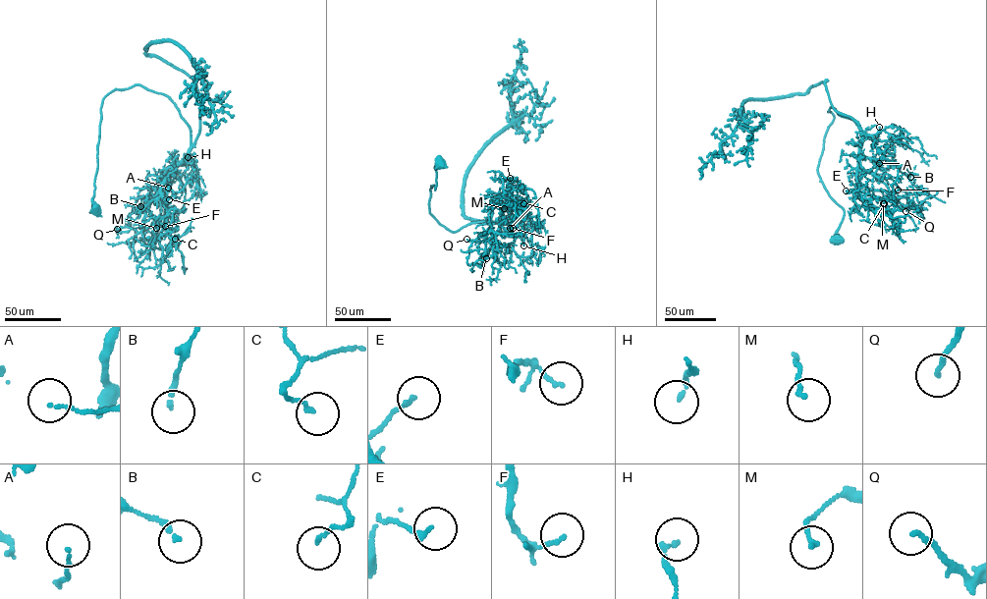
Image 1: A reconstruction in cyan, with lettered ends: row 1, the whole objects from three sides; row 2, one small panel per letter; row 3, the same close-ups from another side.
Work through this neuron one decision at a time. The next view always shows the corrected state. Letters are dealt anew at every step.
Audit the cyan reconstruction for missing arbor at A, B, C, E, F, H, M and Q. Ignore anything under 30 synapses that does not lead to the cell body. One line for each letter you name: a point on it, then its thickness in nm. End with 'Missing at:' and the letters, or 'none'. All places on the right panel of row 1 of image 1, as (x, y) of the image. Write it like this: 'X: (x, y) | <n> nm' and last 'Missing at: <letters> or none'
Missing at: none

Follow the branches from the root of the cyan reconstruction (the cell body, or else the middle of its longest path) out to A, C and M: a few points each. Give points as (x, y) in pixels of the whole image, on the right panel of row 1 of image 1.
A: (839, 239), (844, 210), (818, 171), (834, 119), (830, 106), (853, 121), (860, 135), (860, 153), (879, 163)
C: (839, 239), (844, 210), (818, 171), (834, 119), (831, 106), (860, 132), (857, 189), (893, 200), (884, 203)
M: (839, 239), (844, 210), (818, 171), (834, 119), (831, 106), (857, 126), (858, 167), (886, 186), (883, 203)

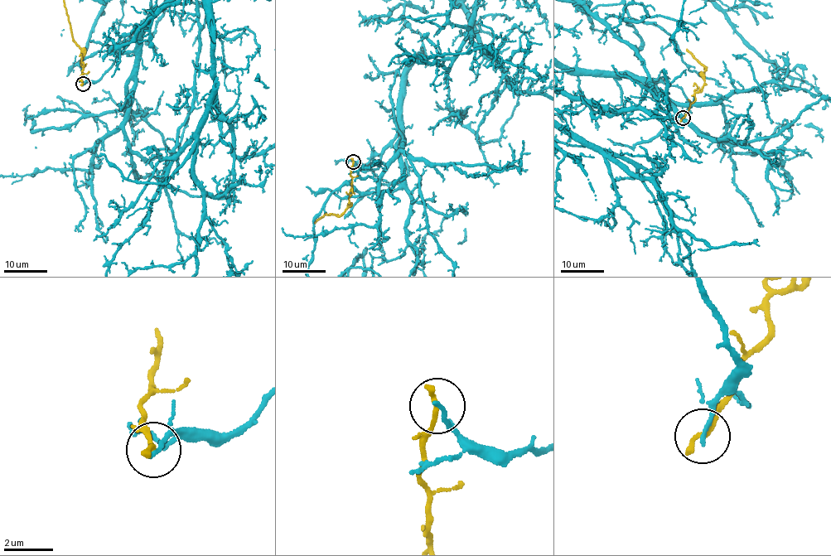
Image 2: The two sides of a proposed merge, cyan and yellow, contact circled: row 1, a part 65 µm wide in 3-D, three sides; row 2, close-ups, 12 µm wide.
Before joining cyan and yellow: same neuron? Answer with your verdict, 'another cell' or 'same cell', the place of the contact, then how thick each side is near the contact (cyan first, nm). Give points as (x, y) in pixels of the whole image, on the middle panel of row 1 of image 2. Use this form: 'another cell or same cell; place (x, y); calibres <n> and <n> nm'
another cell; place (353, 161); calibres 180 and 240 nm

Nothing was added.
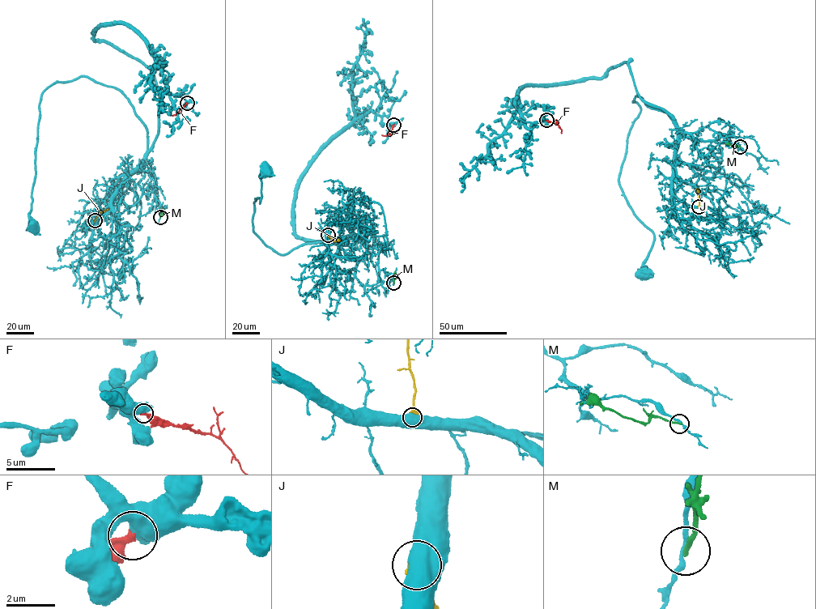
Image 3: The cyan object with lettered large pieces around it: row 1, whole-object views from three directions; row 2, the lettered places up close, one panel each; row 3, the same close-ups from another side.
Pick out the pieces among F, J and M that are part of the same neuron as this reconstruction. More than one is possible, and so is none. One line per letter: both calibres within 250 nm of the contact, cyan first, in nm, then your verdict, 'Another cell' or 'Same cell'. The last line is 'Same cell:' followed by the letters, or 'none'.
F: Thickness 800 nm (cyan) against 320 nm. Another cell
J: Thickness 750 nm (cyan) against 700 nm. Another cell
M: Thickness 200 nm (cyan) against 200 nm. Another cell
Same cell: none

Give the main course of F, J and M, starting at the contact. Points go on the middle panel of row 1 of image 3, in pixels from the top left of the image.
F: (393, 125), (388, 134), (382, 135)
J: (328, 235), (333, 240), (340, 240)
M: (393, 283), (394, 271)

